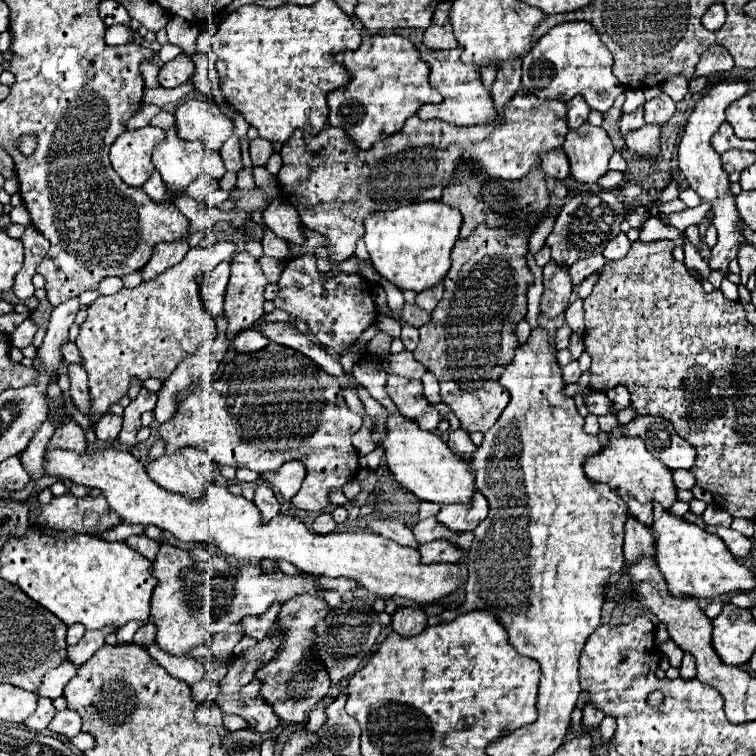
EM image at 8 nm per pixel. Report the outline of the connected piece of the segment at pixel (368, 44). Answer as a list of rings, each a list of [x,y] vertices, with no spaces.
[[[398,34],[368,36],[368,38],[364,38],[364,42],[360,44],[358,50],[338,54],[338,62],[348,70],[350,82],[342,88],[342,92],[328,92],[328,106],[330,106],[328,124],[342,128],[348,134],[348,138],[362,150],[368,150],[376,142],[398,132],[404,126],[406,118],[416,114],[422,104],[442,102],[440,92],[428,84],[428,72],[430,72],[428,64],[422,62],[414,44],[408,38],[402,38]]]

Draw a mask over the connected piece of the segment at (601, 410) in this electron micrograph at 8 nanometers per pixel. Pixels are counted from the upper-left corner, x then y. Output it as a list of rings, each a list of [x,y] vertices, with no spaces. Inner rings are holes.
[[[592,392],[592,394],[588,394],[586,406],[588,406],[588,412],[596,414],[596,416],[606,416],[606,414],[614,412],[612,402],[610,402],[610,398],[604,392]]]

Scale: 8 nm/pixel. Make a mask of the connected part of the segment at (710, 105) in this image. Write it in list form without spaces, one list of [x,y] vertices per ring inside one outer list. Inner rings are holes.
[[[720,80],[720,82],[716,82],[702,96],[702,100],[694,106],[694,110],[688,118],[680,148],[678,148],[678,166],[680,166],[682,174],[686,176],[690,188],[702,198],[702,202],[710,204],[710,212],[714,214],[714,226],[718,230],[718,242],[712,248],[712,258],[710,258],[710,268],[712,270],[716,270],[716,268],[726,270],[728,264],[738,256],[740,246],[746,242],[746,236],[744,236],[744,232],[738,224],[738,222],[742,222],[742,216],[736,208],[734,194],[730,192],[730,176],[722,168],[720,154],[714,150],[714,146],[710,142],[712,136],[716,134],[716,130],[720,128],[720,124],[726,120],[726,108],[734,100],[742,98],[746,92],[748,92],[748,86],[742,80]]]

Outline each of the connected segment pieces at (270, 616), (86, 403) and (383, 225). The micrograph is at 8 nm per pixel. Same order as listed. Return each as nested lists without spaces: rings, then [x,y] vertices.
[[[272,604],[272,608],[260,616],[248,616],[240,622],[242,626],[242,636],[250,636],[254,640],[264,640],[266,634],[270,632],[272,624],[276,622],[276,616],[280,612],[280,604]]]
[[[70,364],[68,366],[70,370],[70,396],[76,404],[76,408],[86,416],[90,418],[90,406],[92,406],[92,400],[90,400],[90,388],[88,388],[88,376],[86,376],[86,370],[78,364]]]
[[[434,200],[414,202],[388,212],[372,212],[364,220],[364,242],[380,276],[400,290],[422,292],[444,280],[450,270],[450,252],[458,240],[462,216],[456,208]]]

